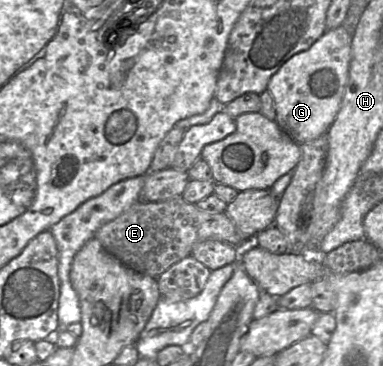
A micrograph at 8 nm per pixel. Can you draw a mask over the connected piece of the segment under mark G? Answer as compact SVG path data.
M341 25L327 30L309 49L295 54L271 77L267 90L274 101L276 123L298 144L325 135L333 124L341 106L351 61L353 31Z

